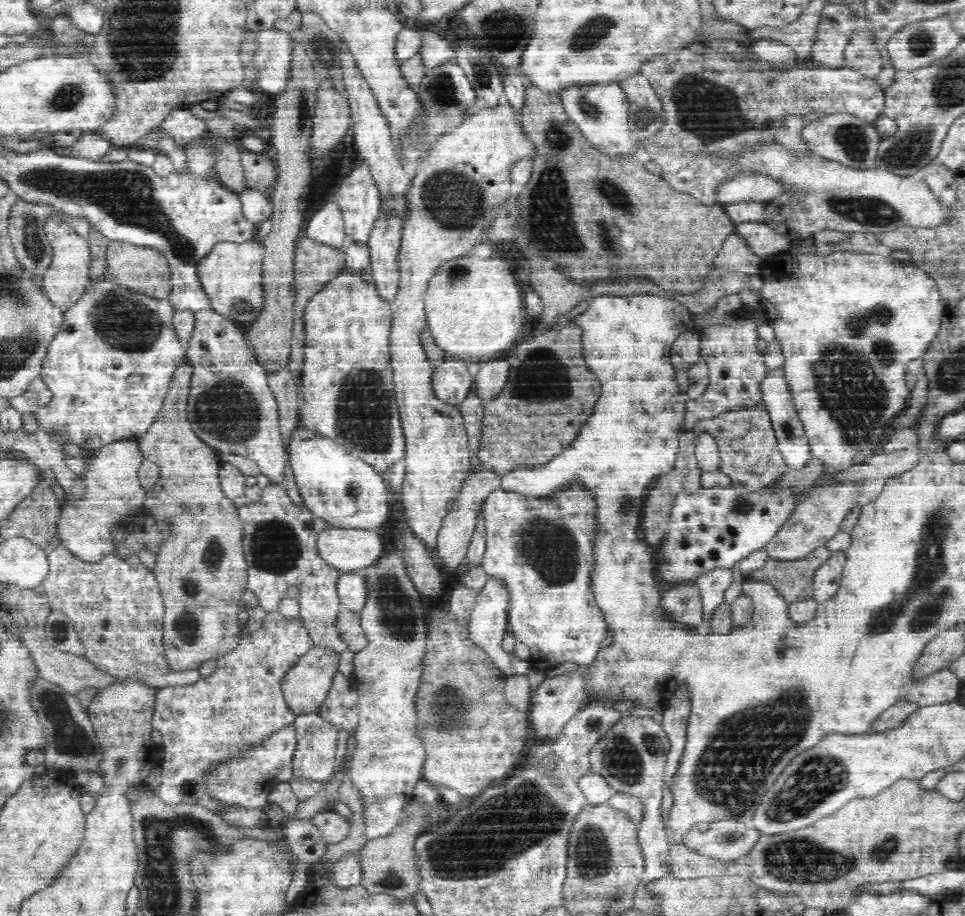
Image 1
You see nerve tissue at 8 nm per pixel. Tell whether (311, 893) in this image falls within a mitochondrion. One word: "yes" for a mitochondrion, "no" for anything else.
no

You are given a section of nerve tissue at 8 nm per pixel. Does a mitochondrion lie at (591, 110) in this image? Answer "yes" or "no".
yes

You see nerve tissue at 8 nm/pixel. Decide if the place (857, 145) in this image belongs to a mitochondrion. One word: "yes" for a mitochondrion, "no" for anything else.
yes

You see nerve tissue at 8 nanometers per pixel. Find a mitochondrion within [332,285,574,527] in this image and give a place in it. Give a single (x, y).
(527, 383)

